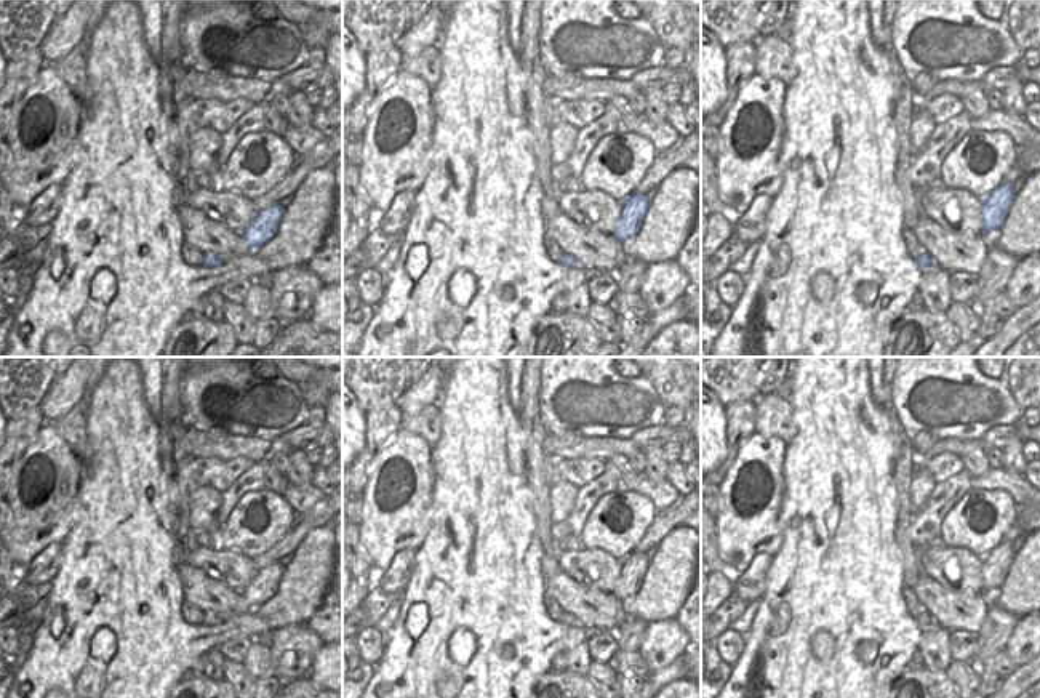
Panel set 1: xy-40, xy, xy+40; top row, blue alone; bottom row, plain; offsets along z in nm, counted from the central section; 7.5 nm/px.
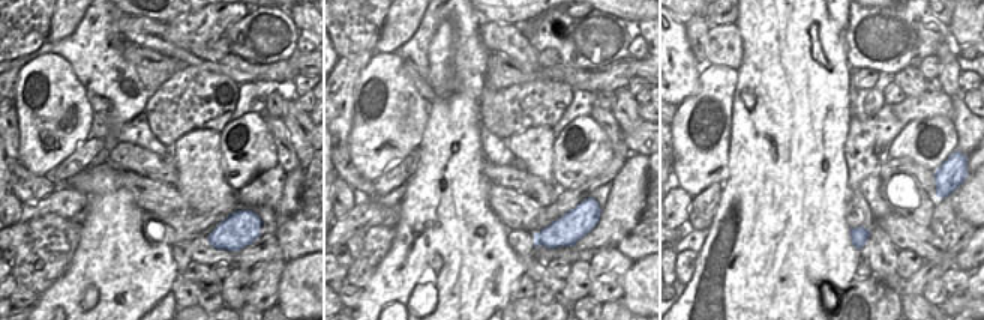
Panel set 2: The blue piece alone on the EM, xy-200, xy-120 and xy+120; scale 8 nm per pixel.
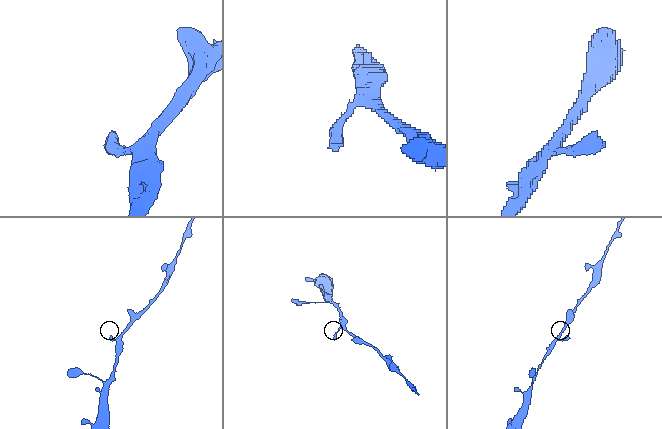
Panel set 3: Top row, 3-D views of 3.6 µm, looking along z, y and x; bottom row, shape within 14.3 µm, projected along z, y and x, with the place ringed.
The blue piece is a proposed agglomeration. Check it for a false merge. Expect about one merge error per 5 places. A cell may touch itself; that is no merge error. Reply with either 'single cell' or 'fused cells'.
single cell

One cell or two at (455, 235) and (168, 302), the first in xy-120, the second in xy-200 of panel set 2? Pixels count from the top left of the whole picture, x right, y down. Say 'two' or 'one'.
two

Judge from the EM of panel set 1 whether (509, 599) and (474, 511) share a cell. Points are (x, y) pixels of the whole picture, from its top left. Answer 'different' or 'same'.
same

